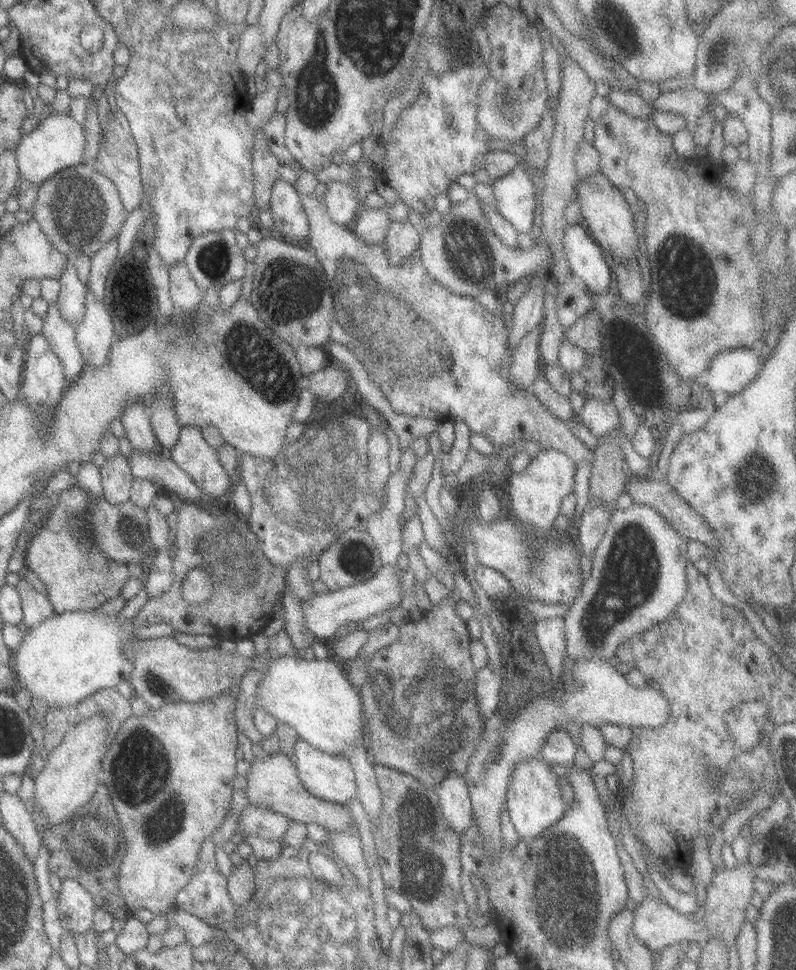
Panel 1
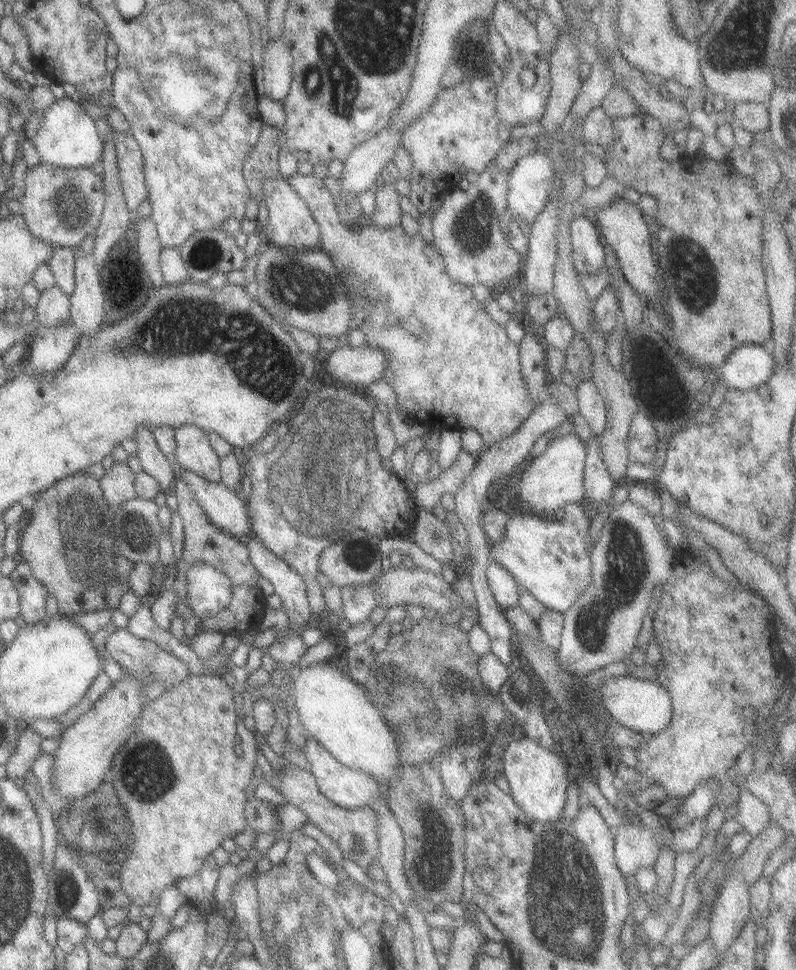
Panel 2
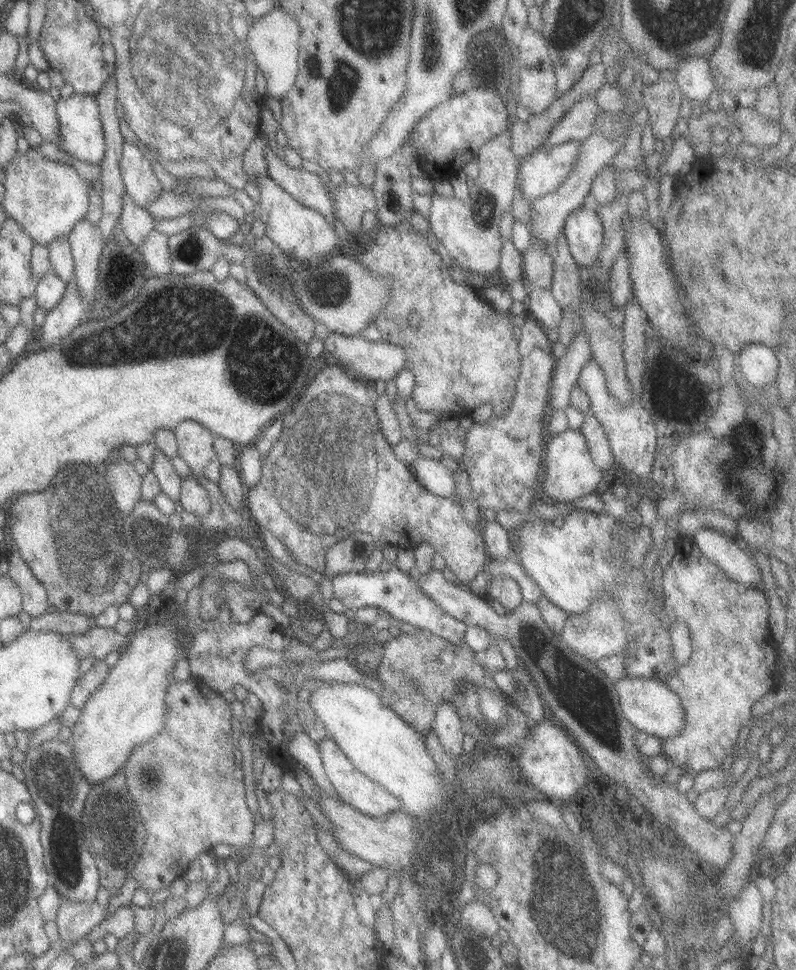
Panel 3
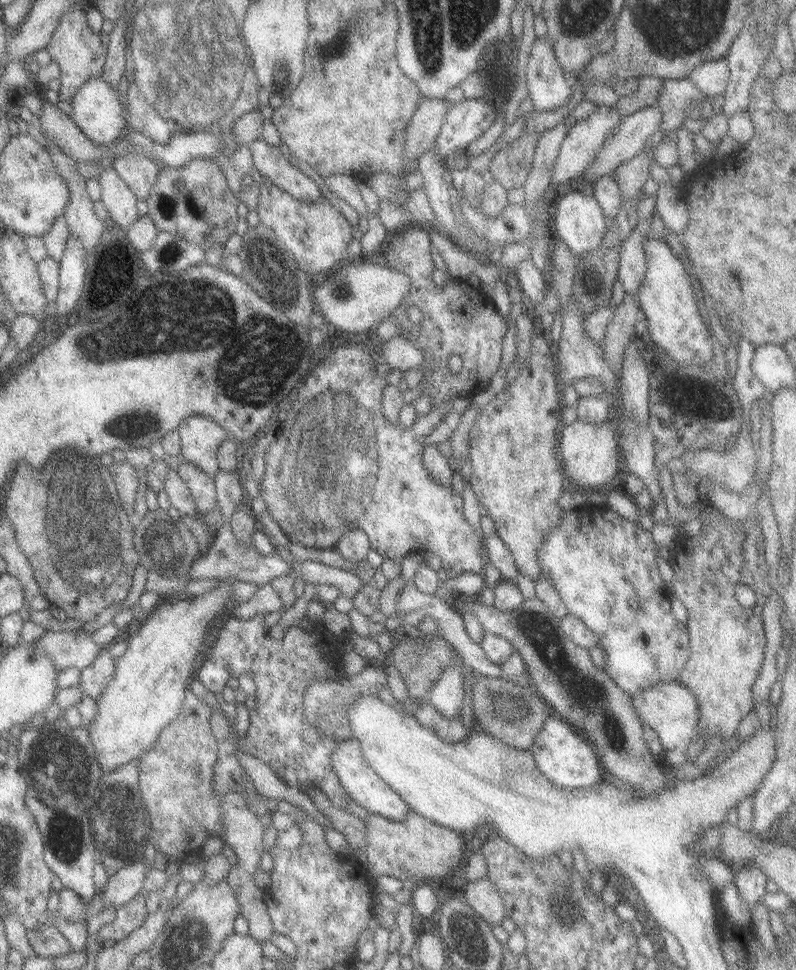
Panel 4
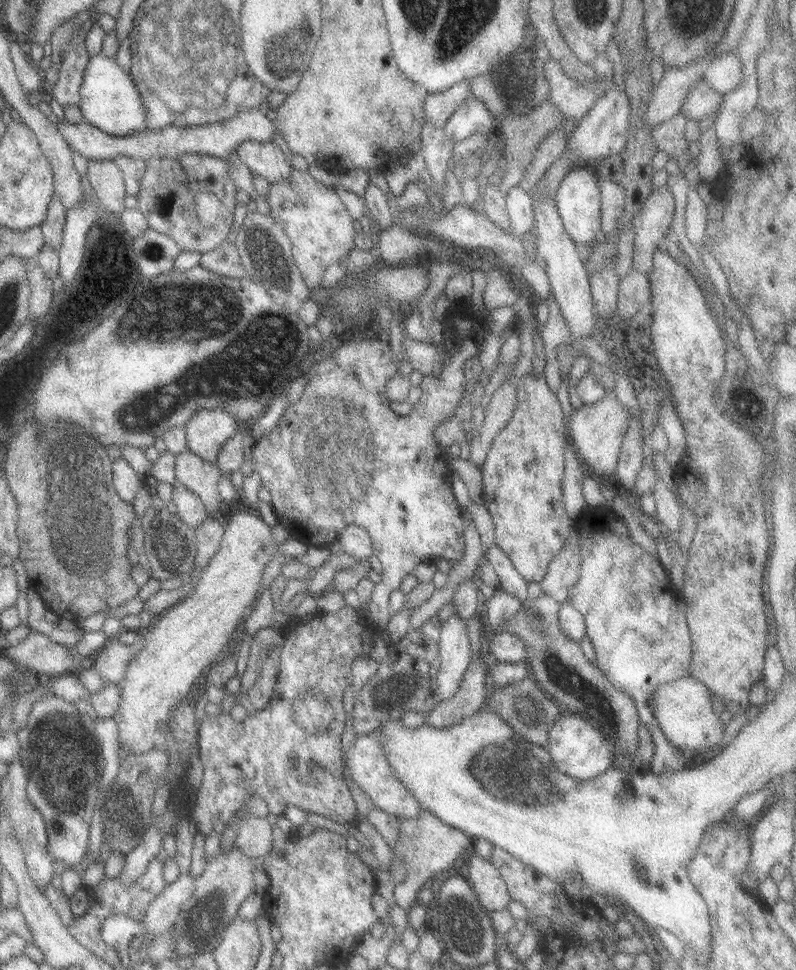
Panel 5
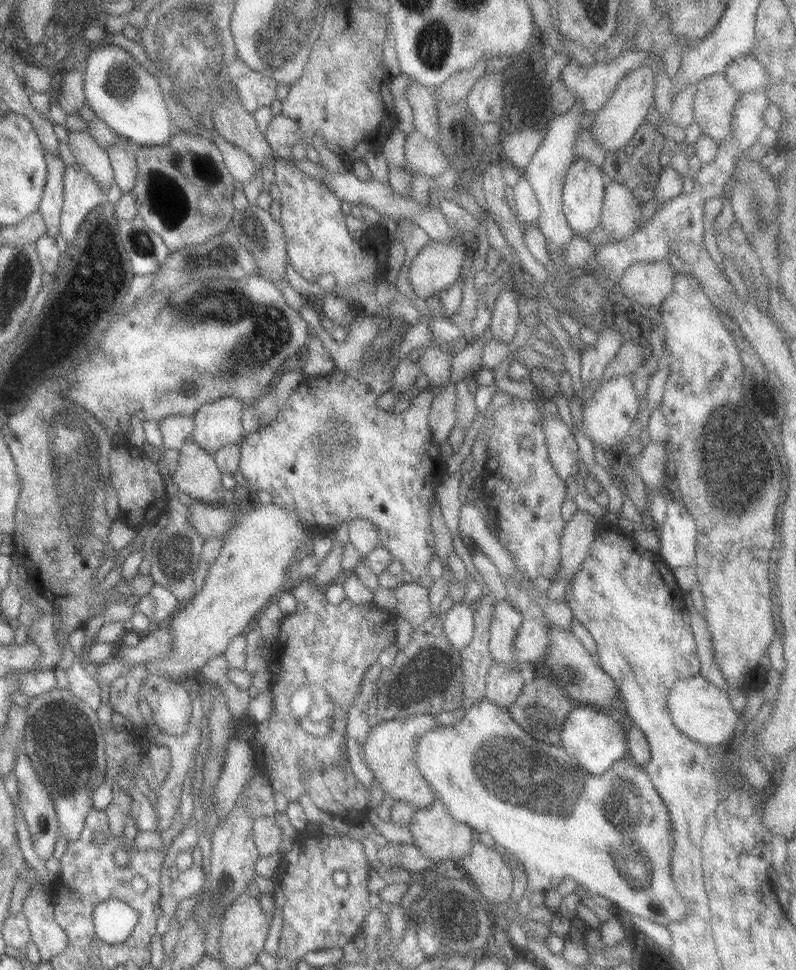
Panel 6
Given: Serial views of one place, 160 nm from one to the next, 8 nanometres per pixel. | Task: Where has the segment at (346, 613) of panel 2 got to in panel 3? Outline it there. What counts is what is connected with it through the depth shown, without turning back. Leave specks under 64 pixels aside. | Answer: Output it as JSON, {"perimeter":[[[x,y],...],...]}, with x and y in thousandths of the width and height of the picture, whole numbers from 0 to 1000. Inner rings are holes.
{"perimeter":[[[491,584],[486,590],[472,588],[465,592],[460,591],[433,591],[416,596],[416,604],[421,618],[431,622],[438,629],[448,629],[459,625],[482,629],[492,642],[509,642],[526,649],[535,649],[550,658],[562,660],[572,666],[582,664],[583,647],[582,641],[569,639],[565,635],[557,633],[539,616],[534,615],[521,601],[516,599],[514,591],[506,591],[501,586]]]}

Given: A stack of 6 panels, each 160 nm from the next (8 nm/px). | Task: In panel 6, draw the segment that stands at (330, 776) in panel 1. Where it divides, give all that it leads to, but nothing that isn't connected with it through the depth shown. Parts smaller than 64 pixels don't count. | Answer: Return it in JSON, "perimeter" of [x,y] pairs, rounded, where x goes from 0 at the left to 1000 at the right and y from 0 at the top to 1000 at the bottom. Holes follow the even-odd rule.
{"perimeter":[[[523,736],[511,740],[492,740],[467,748],[459,760],[452,776],[461,794],[466,796],[472,810],[481,815],[482,822],[494,826],[514,828],[519,835],[536,833],[546,824],[541,813],[528,800],[520,787],[520,769],[523,763],[538,753],[549,749],[545,737]]]}

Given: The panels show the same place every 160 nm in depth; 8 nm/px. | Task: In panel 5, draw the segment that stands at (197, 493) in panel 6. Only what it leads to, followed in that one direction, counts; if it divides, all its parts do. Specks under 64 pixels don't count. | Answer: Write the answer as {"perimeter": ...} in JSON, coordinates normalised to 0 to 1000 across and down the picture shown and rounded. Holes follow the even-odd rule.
{"perimeter":[[[232,464],[219,469],[220,496],[244,507],[265,531],[279,525],[273,505],[276,489],[269,477],[258,476],[241,466]]]}

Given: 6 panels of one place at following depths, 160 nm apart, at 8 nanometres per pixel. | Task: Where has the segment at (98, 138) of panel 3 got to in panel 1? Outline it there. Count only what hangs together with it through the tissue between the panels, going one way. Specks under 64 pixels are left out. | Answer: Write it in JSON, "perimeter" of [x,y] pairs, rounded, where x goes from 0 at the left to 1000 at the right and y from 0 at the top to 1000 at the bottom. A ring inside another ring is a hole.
{"perimeter":[[[87,115],[58,118],[45,133],[36,138],[26,139],[19,149],[16,159],[19,159],[23,181],[31,189],[46,194],[78,174],[106,168],[104,149],[104,130],[94,127]]]}

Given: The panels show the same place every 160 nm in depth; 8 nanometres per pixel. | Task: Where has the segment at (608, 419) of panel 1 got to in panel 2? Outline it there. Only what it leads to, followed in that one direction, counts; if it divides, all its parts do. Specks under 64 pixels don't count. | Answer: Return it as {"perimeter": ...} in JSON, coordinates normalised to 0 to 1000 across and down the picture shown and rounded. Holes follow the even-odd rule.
{"perimeter":[[[742,391],[724,393],[724,420],[727,429],[735,433],[741,447],[754,448],[761,434],[761,423],[755,408]]]}

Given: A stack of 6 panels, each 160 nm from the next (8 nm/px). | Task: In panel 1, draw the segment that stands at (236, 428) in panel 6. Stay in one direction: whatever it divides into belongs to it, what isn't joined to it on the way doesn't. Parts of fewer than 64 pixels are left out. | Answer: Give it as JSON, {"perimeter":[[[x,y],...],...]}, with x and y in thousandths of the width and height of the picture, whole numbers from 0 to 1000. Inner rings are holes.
{"perimeter":[[[227,440],[220,458],[214,462],[212,473],[234,487],[263,514],[285,512],[294,491],[288,491],[275,478],[271,464],[255,454],[250,441]]]}

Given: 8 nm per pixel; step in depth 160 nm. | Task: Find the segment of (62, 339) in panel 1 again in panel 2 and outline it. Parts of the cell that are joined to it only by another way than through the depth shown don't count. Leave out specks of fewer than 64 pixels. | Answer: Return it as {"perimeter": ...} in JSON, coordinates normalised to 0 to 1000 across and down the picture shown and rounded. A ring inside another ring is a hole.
{"perimeter":[[[68,293],[50,300],[49,309],[43,313],[44,332],[48,337],[65,339],[88,330],[88,309]]]}

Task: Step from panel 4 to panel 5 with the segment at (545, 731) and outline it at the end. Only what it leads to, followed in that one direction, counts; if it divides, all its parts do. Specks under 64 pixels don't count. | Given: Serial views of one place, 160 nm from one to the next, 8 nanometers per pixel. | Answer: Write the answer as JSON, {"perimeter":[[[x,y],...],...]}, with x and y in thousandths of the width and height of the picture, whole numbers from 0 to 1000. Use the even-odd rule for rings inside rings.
{"perimeter":[[[704,737],[687,756],[683,772],[690,776],[695,792],[722,804],[740,804],[769,790],[769,768],[755,753],[726,737]]]}

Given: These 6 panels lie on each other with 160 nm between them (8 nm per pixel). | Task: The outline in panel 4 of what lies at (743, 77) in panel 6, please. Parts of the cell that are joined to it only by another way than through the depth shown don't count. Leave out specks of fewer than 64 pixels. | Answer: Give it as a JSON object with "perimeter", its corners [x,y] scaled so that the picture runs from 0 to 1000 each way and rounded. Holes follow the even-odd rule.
{"perimeter":[[[907,60],[893,64],[881,64],[862,78],[873,92],[886,101],[906,99],[916,80],[913,64]]]}

